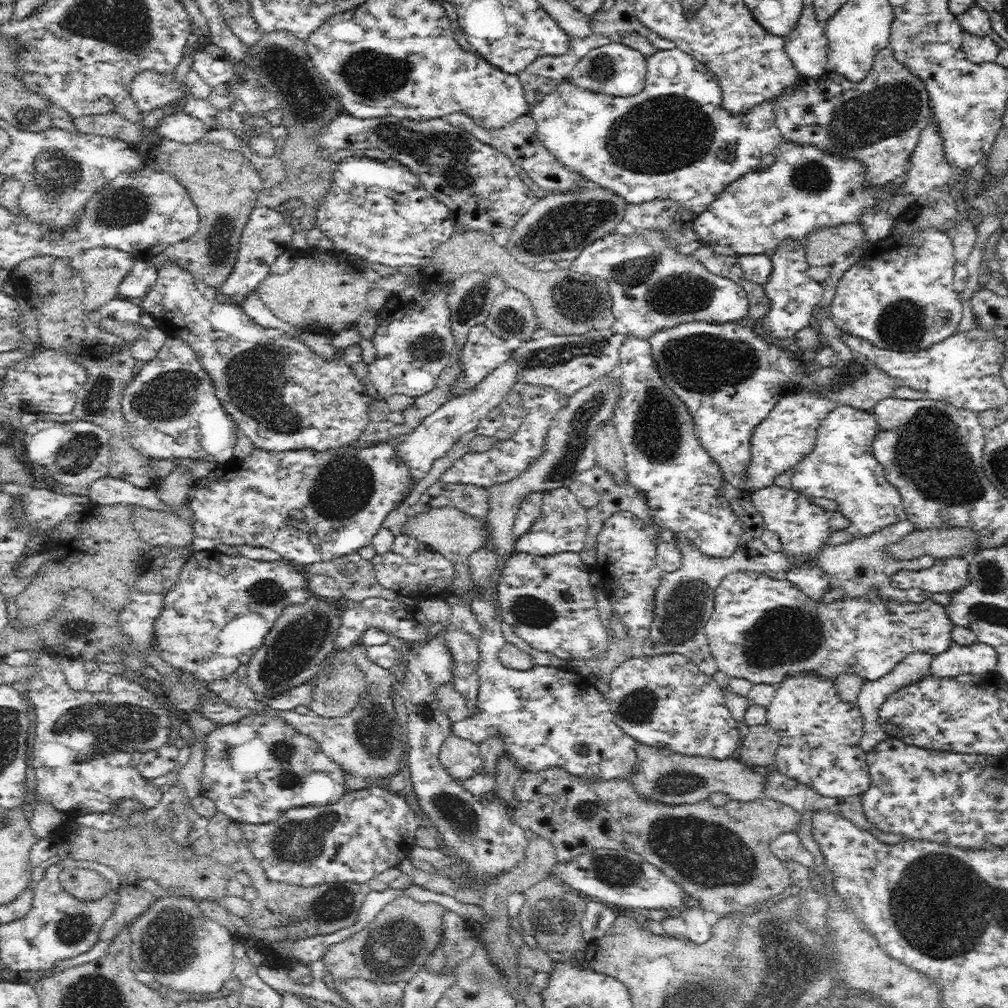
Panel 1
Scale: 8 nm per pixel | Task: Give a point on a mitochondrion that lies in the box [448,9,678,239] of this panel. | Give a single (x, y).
(603, 67)

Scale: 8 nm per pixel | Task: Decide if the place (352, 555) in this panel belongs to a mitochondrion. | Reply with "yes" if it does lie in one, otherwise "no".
no

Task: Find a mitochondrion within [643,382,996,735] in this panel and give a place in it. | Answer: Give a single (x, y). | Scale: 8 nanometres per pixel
(929, 456)

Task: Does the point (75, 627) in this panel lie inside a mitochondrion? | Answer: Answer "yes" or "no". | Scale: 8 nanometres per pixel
yes

